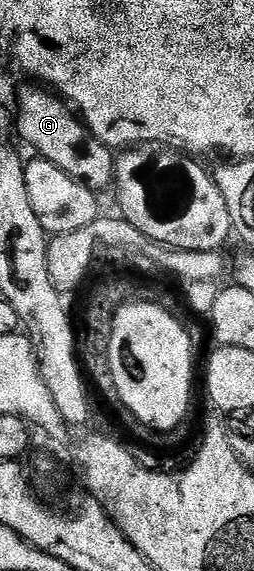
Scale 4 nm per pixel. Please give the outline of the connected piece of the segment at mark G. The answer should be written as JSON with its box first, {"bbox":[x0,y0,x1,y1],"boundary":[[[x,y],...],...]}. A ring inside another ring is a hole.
{"bbox":[17,84,117,192],"boundary":[[[27,84],[19,90],[19,110],[17,108],[17,134],[20,134],[29,145],[35,149],[34,153],[40,158],[49,160],[61,168],[73,180],[85,184],[96,192],[112,189],[115,182],[115,172],[117,169],[117,158],[112,147],[106,146],[101,140],[97,140],[90,130],[83,125],[78,113],[60,95],[44,88],[39,84]]]}

